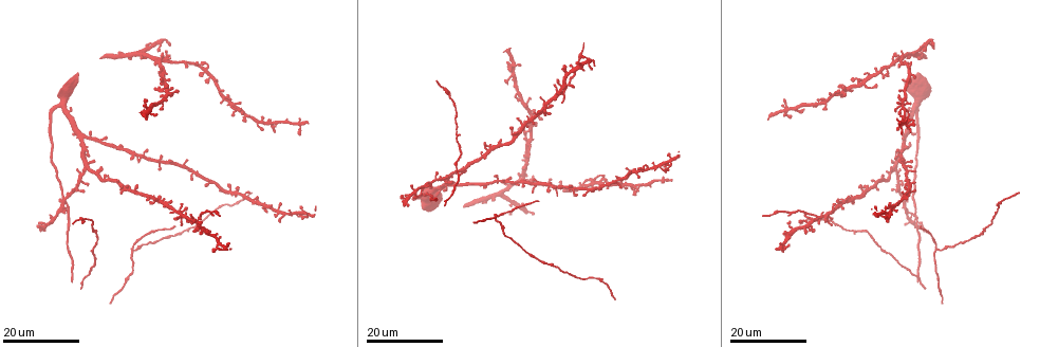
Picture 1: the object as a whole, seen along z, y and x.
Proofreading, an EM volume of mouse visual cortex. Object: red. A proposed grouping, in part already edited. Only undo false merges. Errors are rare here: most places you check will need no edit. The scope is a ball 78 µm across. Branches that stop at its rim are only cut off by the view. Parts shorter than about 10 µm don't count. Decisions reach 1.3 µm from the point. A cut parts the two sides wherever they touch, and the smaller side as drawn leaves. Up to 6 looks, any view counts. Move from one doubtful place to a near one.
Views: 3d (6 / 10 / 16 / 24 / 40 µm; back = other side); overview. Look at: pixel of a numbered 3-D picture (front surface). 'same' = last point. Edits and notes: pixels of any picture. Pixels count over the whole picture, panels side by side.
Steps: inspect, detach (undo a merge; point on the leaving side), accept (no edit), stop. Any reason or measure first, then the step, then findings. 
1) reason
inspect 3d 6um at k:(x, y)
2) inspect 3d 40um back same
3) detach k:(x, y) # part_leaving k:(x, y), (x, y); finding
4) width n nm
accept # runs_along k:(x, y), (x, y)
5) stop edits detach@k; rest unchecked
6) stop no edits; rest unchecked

sudden change in width
inspect 3d 24um at 1:(785, 212)

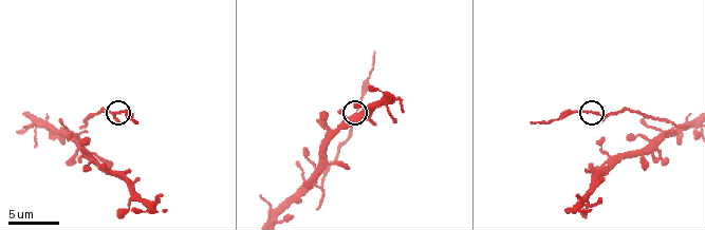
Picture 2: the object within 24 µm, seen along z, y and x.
inspect 3d 10um at 2:(114, 112)

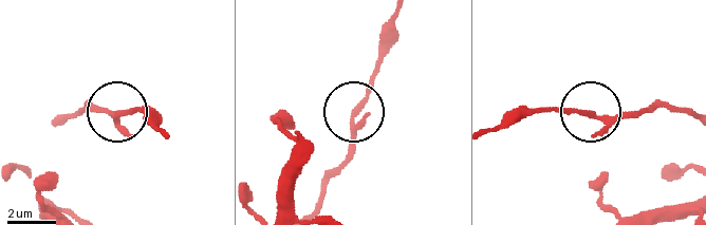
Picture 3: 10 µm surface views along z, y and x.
arms 3
accept # continuous, no second neuron

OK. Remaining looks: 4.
four arms meet
inspect 3d 16um at 2:(661, 137)

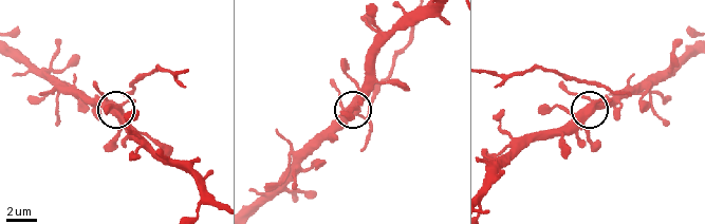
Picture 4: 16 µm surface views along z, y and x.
accept # all the same neuron

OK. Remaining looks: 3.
three-way junction
inspect 3d 24um at 1:(450, 95)

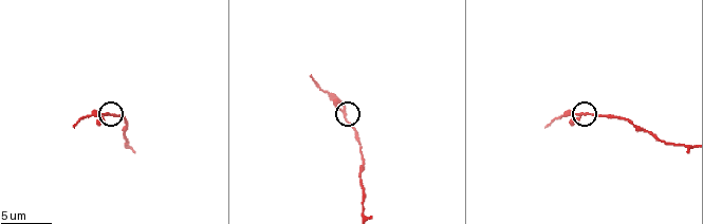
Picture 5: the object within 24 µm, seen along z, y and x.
inspect 3d 10um at 5:(582, 116)

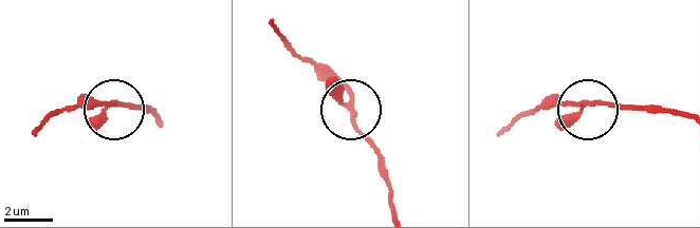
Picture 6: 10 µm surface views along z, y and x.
width 160 nm
accept # one neuron here

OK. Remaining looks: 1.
stop no edits; rest unchecked

